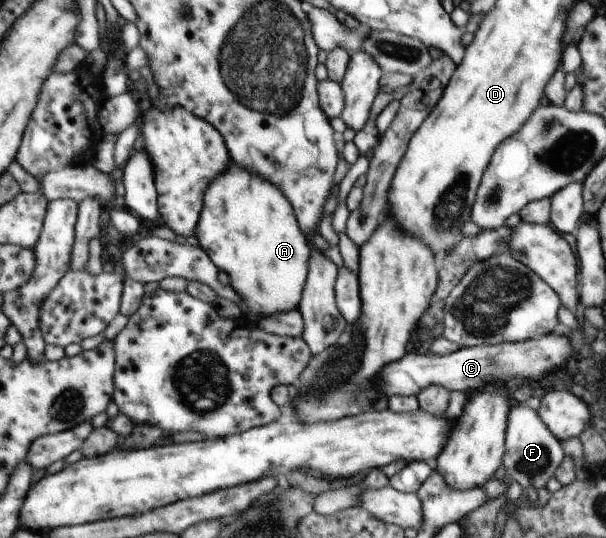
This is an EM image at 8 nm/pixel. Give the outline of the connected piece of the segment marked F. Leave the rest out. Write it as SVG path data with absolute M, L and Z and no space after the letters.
M526 403L510 407L508 429L506 430L506 455L505 462L508 479L520 483L526 491L537 492L545 487L561 463L566 459L564 448L557 437L550 431L548 425L538 412Z

